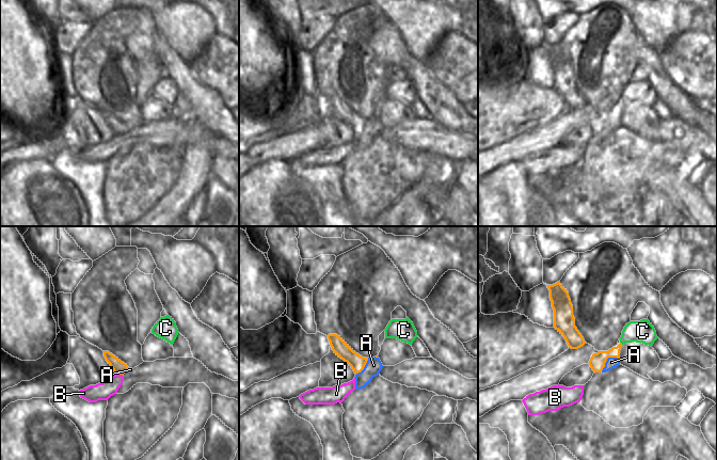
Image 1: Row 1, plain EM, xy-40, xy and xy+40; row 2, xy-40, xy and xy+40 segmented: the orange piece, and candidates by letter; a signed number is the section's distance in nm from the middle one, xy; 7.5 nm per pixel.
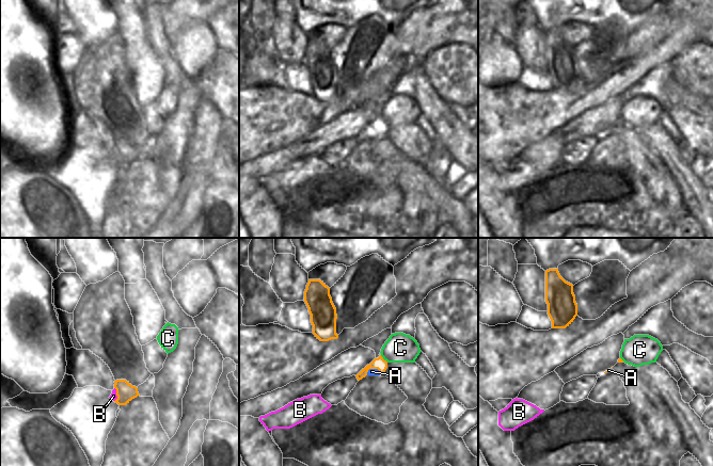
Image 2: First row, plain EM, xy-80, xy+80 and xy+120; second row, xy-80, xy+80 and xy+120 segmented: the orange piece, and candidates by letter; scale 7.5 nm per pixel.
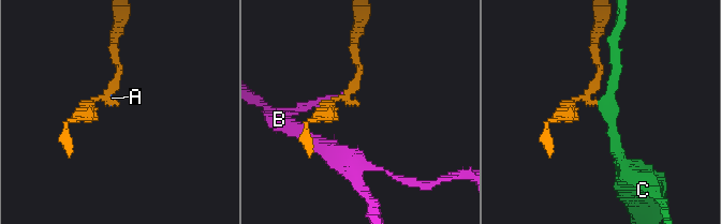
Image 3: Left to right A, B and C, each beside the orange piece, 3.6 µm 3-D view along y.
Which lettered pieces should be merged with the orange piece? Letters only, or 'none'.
none

